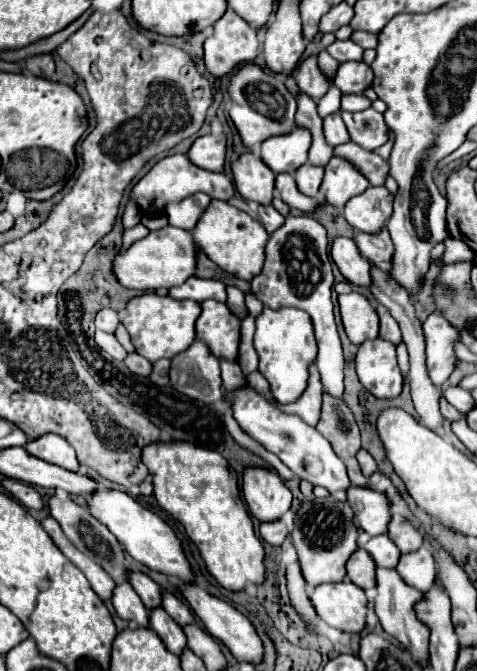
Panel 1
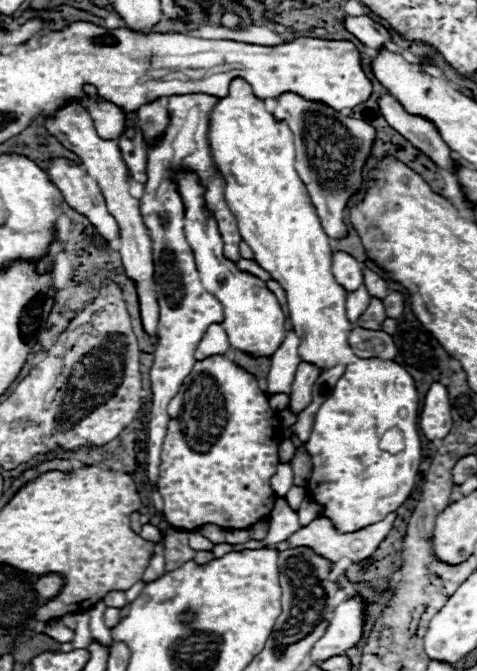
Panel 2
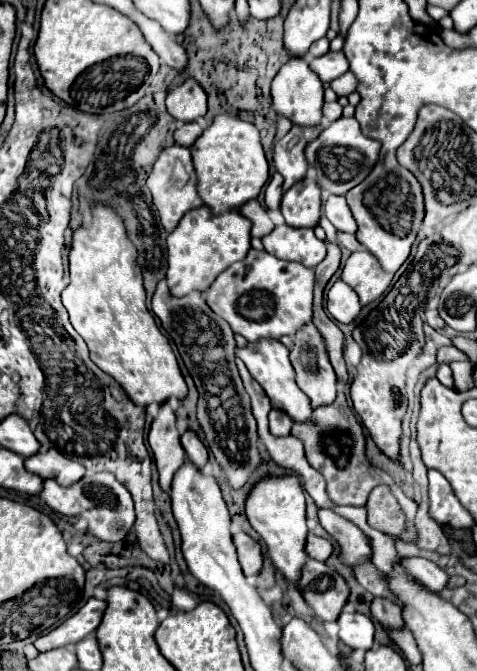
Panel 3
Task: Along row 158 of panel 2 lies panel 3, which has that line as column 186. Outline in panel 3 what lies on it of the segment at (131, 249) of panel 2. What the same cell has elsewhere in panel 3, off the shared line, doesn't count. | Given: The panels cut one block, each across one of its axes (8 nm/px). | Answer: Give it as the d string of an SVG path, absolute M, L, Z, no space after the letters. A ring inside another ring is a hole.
M188 78L180 88L168 94L166 106L176 120L194 122L206 114L206 94L194 78Z

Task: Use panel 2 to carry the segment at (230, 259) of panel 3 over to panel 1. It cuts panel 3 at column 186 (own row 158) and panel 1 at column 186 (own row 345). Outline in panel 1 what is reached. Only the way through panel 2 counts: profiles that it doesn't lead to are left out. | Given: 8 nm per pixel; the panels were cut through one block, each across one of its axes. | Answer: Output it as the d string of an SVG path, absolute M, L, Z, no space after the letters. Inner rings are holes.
M142 294L128 302L122 324L130 332L136 352L150 362L156 362L160 358L174 358L194 342L194 324L200 316L200 310L202 306L192 300L174 300L170 296Z

